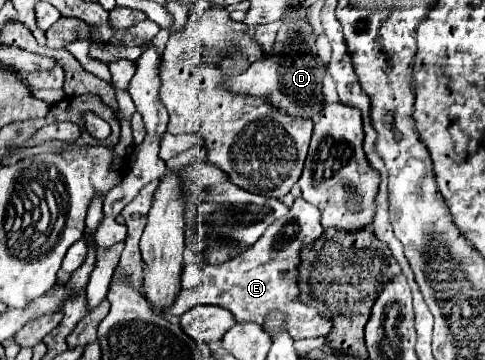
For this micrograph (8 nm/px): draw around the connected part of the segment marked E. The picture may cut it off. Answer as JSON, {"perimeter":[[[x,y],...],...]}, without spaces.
{"perimeter":[[[301,197],[295,199],[293,207],[289,209],[289,213],[281,219],[277,219],[275,223],[269,225],[269,229],[259,237],[259,241],[255,245],[251,245],[249,249],[245,249],[243,253],[239,253],[235,259],[227,261],[227,263],[221,263],[221,265],[211,265],[207,263],[203,267],[203,281],[199,287],[195,289],[189,289],[189,291],[181,291],[173,303],[173,307],[165,313],[165,317],[181,317],[185,311],[189,311],[191,307],[197,307],[197,305],[217,305],[217,307],[225,307],[227,311],[233,313],[233,317],[239,321],[239,323],[257,323],[259,327],[263,327],[265,331],[269,331],[265,327],[265,319],[271,311],[281,311],[285,315],[285,329],[287,333],[297,341],[297,339],[307,339],[307,337],[325,337],[333,323],[329,319],[323,319],[315,307],[311,305],[305,305],[301,301],[301,291],[299,291],[299,263],[301,263],[301,251],[305,245],[317,241],[323,233],[321,229],[321,223],[319,223],[321,215],[319,215],[319,209],[309,205],[307,201],[301,201]]]}

